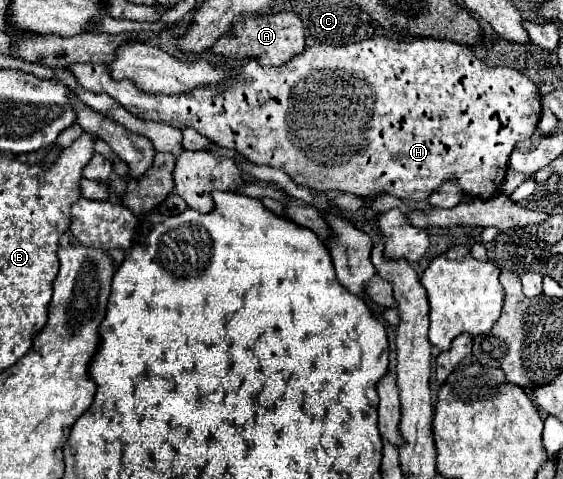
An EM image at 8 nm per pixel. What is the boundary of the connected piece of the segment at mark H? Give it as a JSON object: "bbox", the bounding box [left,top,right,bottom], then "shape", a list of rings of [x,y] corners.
{"bbox":[68,16,540,200],"shape":[[[366,16],[366,38],[362,42],[354,42],[354,44],[346,44],[346,46],[326,46],[326,44],[316,44],[316,46],[308,46],[304,52],[296,54],[288,64],[278,66],[278,68],[266,68],[260,66],[256,60],[250,60],[246,64],[240,66],[236,78],[228,80],[224,86],[212,86],[212,88],[198,88],[186,94],[152,94],[152,92],[144,92],[140,90],[134,82],[124,80],[114,80],[108,72],[108,66],[104,64],[72,64],[68,68],[72,72],[72,76],[76,78],[76,82],[80,86],[84,86],[84,90],[90,92],[106,92],[108,96],[112,96],[114,100],[118,100],[128,112],[132,112],[134,116],[142,118],[142,120],[154,120],[154,122],[164,122],[176,128],[194,128],[196,132],[200,132],[202,136],[210,138],[216,146],[222,148],[230,148],[236,150],[238,154],[242,154],[246,160],[254,162],[254,164],[266,164],[272,168],[280,168],[284,170],[296,184],[314,188],[314,190],[340,190],[340,192],[350,192],[356,196],[364,196],[364,198],[372,198],[380,192],[392,194],[396,198],[408,198],[408,200],[424,200],[428,198],[444,180],[456,178],[460,188],[468,194],[474,194],[482,200],[492,198],[496,192],[500,192],[506,170],[508,170],[508,156],[512,152],[512,148],[518,142],[528,140],[534,130],[536,124],[540,120],[540,92],[538,86],[524,76],[522,72],[514,70],[514,68],[506,68],[506,66],[486,66],[482,60],[478,60],[474,56],[474,52],[468,46],[462,44],[446,44],[446,46],[428,46],[428,38],[398,38],[394,36],[390,30],[384,30],[384,26],[378,26],[378,22],[372,22],[372,18]]]}

